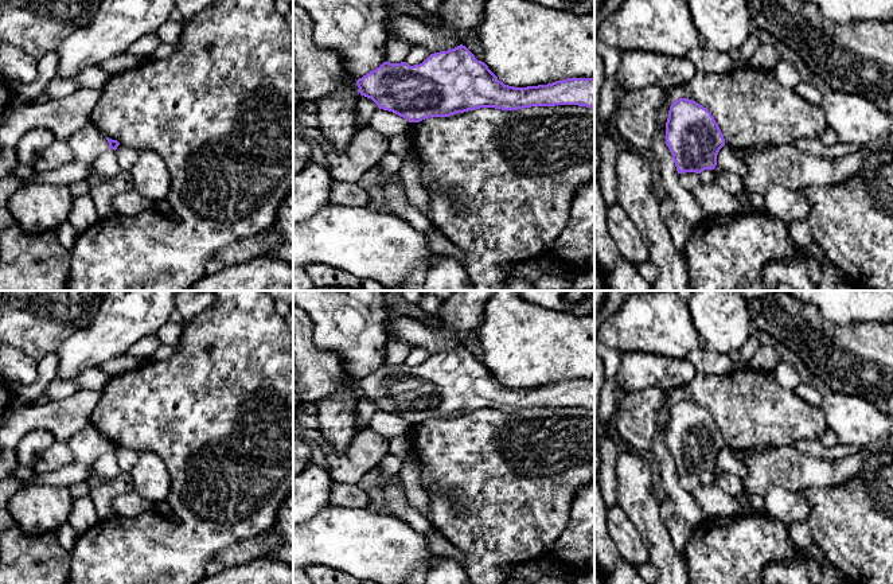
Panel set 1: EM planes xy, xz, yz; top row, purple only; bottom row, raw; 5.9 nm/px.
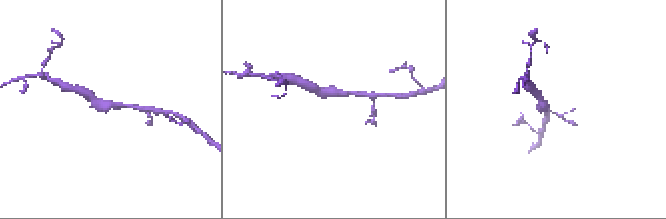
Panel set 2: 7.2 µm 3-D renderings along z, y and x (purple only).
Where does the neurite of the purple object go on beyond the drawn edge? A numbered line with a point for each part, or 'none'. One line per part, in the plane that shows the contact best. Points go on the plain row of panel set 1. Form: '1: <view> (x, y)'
none

